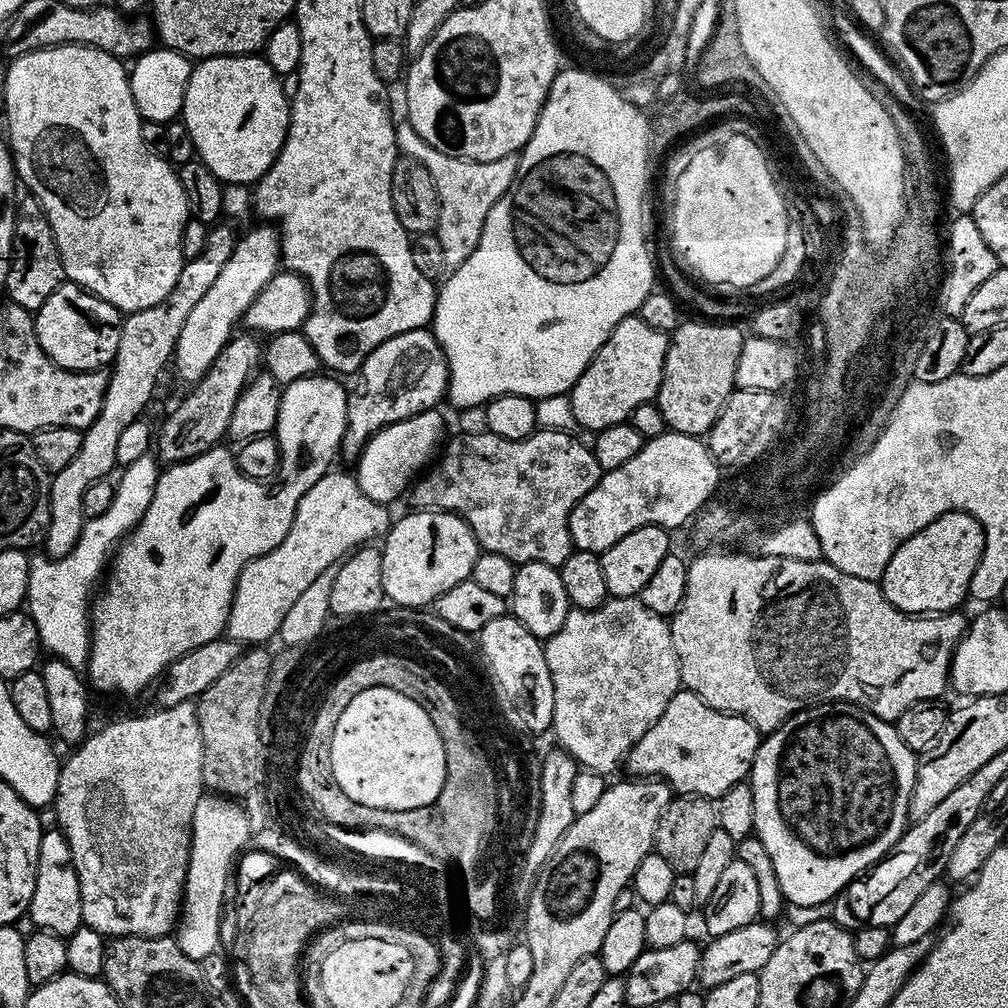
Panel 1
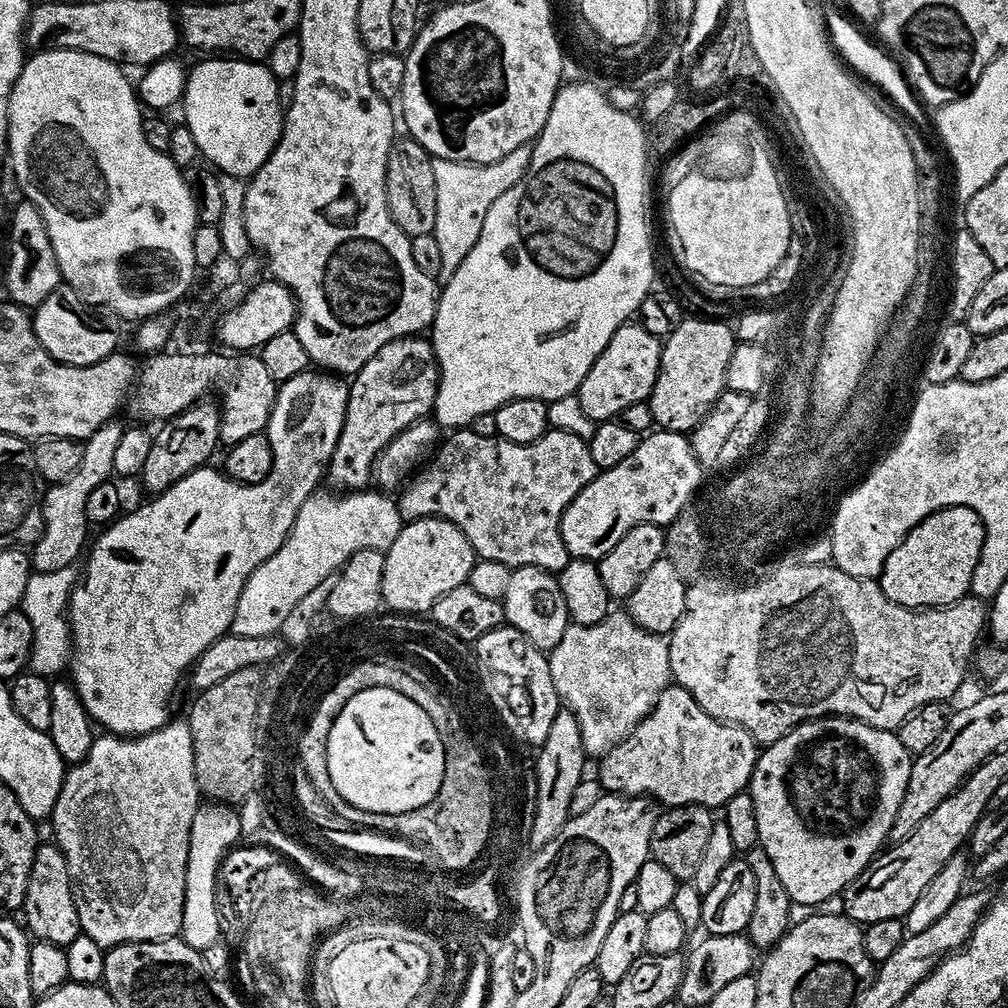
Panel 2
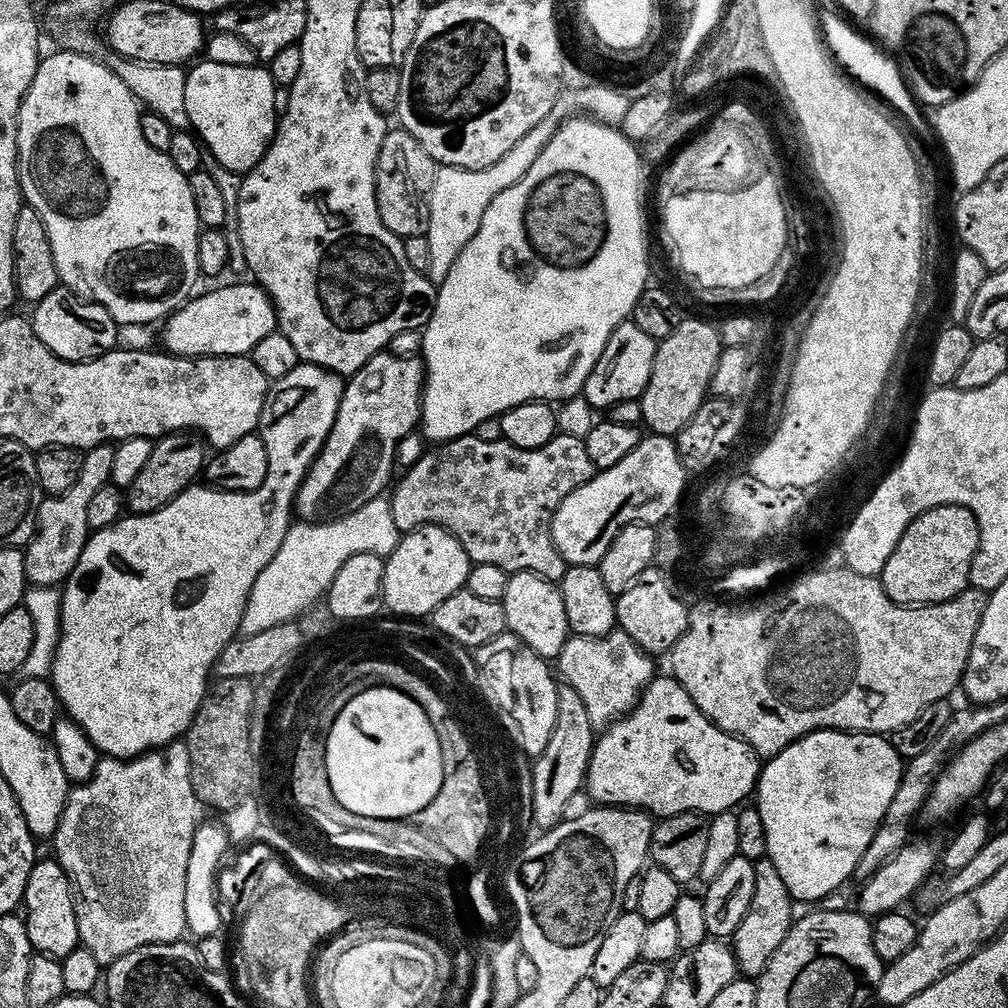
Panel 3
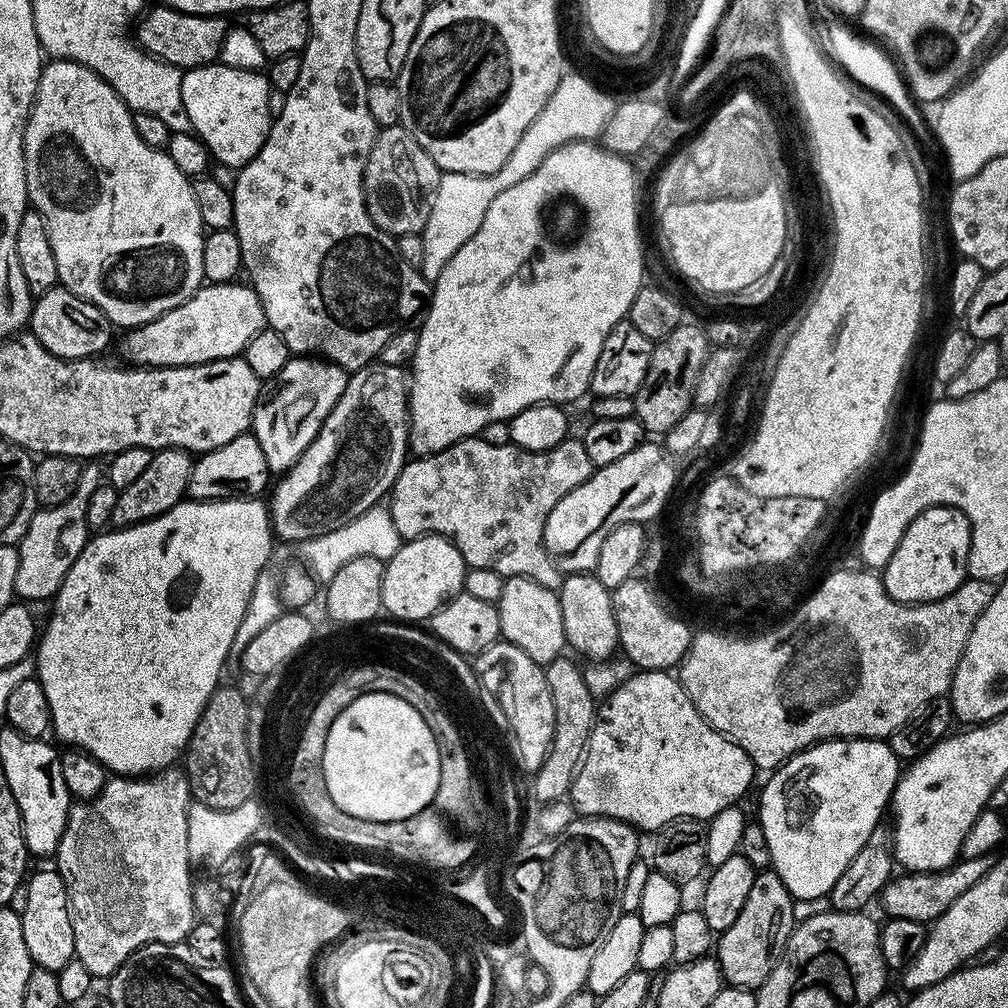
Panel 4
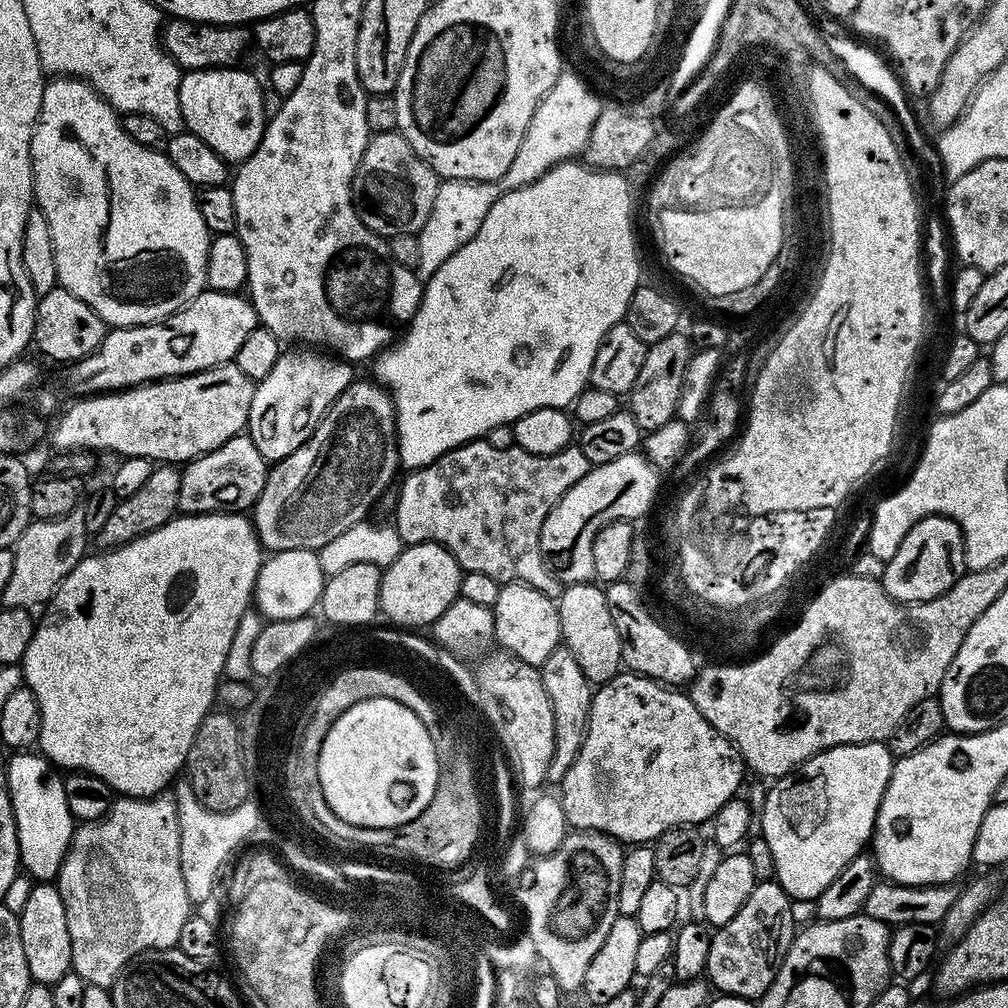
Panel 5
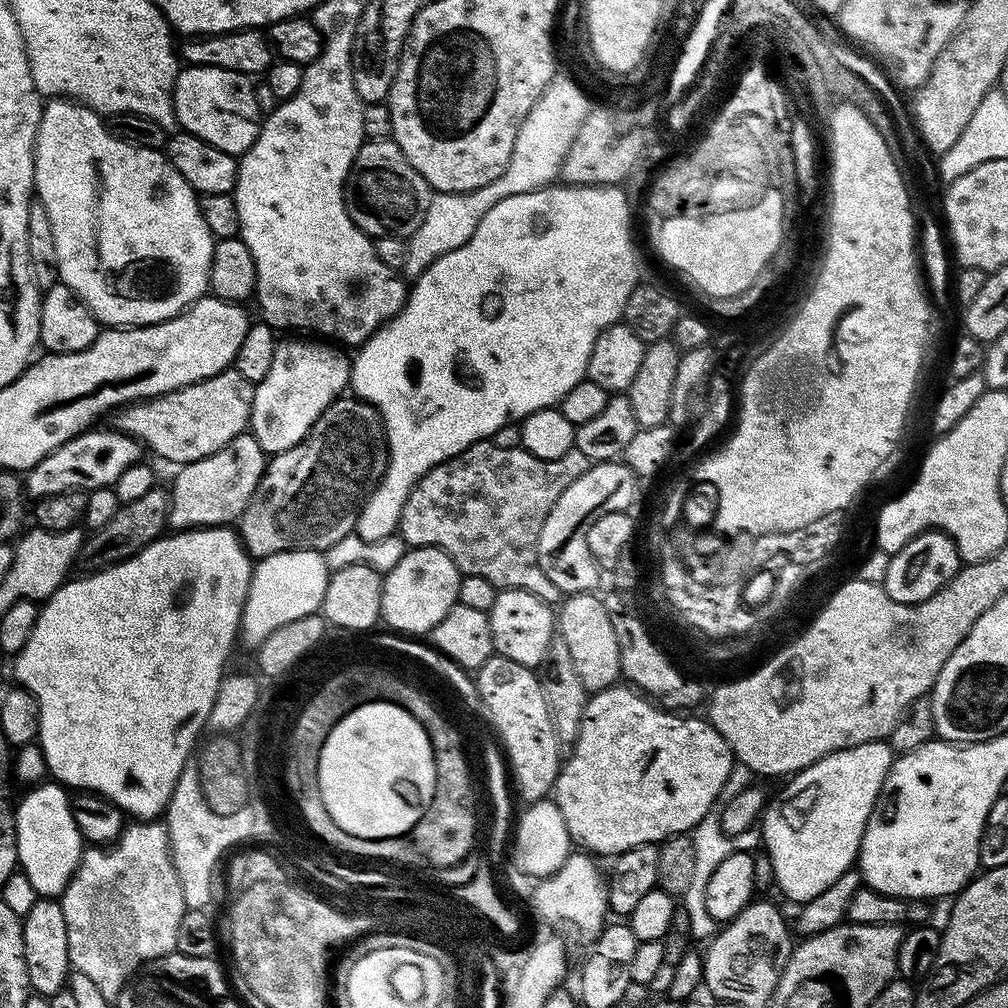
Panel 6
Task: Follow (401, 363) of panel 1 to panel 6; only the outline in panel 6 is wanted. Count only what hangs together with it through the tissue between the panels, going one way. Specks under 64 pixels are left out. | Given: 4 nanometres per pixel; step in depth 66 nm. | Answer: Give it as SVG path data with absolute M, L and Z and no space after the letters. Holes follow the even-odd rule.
M359 398L344 399L335 399L297 445L267 461L262 478L238 521L240 543L249 557L302 550L327 553L334 542L353 535L360 509L388 468L388 438L375 406Z

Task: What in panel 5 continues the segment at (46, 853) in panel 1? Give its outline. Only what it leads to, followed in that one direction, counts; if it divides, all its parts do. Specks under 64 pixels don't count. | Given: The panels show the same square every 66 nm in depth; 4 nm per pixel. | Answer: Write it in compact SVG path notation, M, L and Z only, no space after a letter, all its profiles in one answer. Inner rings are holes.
M52 882L35 885L26 906L18 913L22 934L22 954L26 954L29 977L37 984L53 985L73 971L70 930L66 926L66 906L59 887Z

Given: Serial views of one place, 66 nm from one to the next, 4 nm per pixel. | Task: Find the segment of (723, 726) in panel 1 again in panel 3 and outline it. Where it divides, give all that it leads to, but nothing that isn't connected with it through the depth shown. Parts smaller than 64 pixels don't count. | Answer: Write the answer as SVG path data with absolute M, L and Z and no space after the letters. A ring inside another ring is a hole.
M664 674L651 680L636 703L597 735L588 772L584 775L584 788L593 805L638 808L656 818L683 812L715 814L735 809L747 801L744 800L747 796L749 799L753 795L761 767L756 752L742 737L711 724L680 683Z

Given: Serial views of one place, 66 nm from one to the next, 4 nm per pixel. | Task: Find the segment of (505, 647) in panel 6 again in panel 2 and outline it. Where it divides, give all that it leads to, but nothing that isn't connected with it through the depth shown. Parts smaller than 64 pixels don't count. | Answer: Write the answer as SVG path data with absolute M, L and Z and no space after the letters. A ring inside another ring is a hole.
M534 566L512 569L503 601L505 621L511 627L522 630L522 634L526 634L526 638L530 638L532 645L541 652L547 654L554 646L558 646L558 642L562 642L562 634L566 634L570 617L566 610L562 586L553 573Z

